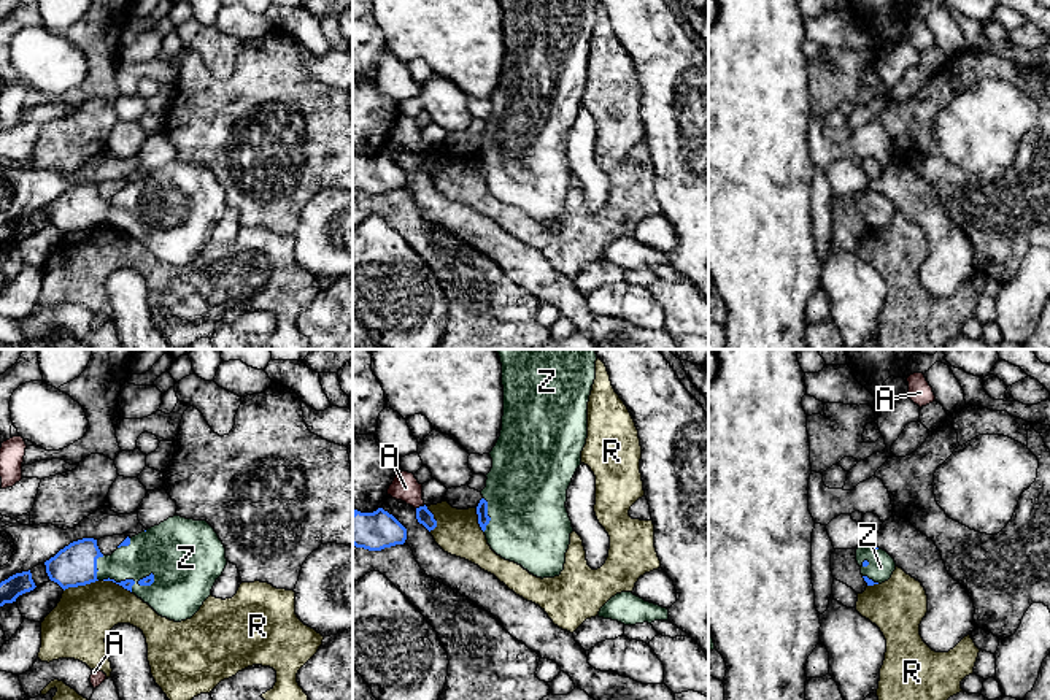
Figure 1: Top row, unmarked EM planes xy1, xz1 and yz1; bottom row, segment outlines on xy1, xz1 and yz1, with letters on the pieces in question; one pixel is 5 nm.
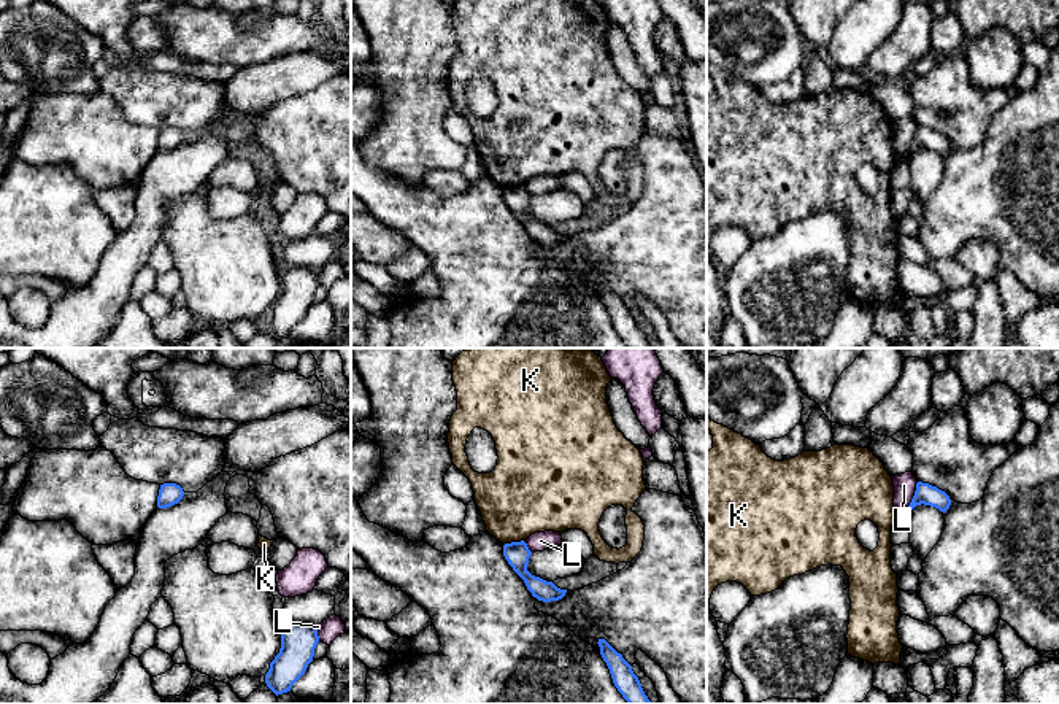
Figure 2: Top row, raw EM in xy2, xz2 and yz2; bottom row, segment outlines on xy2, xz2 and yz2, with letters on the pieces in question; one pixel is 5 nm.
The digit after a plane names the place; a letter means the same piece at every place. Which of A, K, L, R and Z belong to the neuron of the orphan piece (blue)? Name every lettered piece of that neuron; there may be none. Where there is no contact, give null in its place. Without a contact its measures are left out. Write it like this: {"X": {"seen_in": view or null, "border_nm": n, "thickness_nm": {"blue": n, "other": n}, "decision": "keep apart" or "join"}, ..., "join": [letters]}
{"A": {"seen_in": "xz1", "border_nm": 60, "thickness_nm": {"blue": 80, "other": 140}, "decision": "keep apart"}, "K": {"seen_in": "xz2", "border_nm": 110, "thickness_nm": {"blue": 120, "other": 400}, "decision": "keep apart"}, "L": {"seen_in": "yz2", "border_nm": 190, "thickness_nm": {"blue": 110, "other": 110}, "decision": "keep apart"}, "R": {"seen_in": "xy1", "border_nm": 190, "thickness_nm": {"blue": 220, "other": 300}, "decision": "keep apart"}, "Z": {"seen_in": "xy1", "border_nm": 280, "thickness_nm": {"blue": 50, "other": 280}, "decision": "join"}, "join": ["Z"]}

